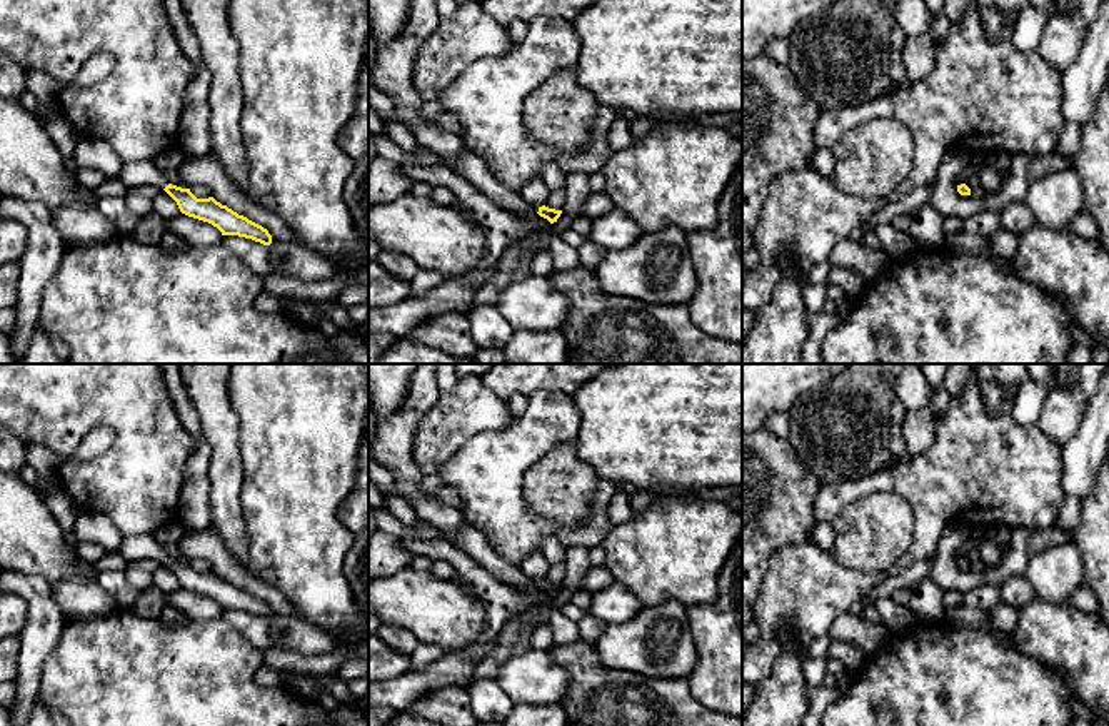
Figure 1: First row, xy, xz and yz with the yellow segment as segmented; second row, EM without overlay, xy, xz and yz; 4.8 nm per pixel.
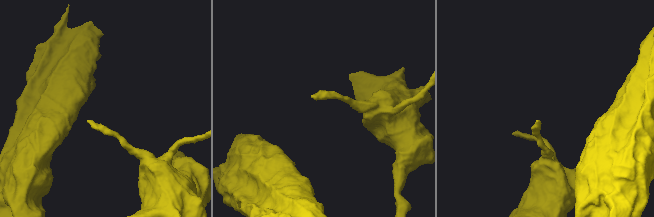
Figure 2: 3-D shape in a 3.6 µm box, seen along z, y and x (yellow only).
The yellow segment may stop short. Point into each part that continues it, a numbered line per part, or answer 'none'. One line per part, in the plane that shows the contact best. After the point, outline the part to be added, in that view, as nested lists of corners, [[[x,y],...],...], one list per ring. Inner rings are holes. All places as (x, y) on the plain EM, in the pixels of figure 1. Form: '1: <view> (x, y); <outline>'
1: xy (144, 546); [[[152,534],[125,537],[117,552],[128,561],[153,559],[163,564],[168,559],[163,546]]]

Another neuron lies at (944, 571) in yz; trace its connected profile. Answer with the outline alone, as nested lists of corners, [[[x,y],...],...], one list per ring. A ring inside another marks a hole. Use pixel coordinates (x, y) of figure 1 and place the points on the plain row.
[[[961,521],[951,522],[939,541],[929,577],[942,591],[956,589],[966,592],[982,584],[1001,587],[1006,579],[1026,572],[1031,557],[1029,539],[1032,532],[1032,529],[1014,527],[1011,547],[999,564],[986,569],[961,569],[956,551],[967,541],[969,527]]]

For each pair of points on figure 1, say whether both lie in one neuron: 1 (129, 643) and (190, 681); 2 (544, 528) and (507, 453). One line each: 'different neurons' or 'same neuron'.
1: same neuron
2: same neuron

